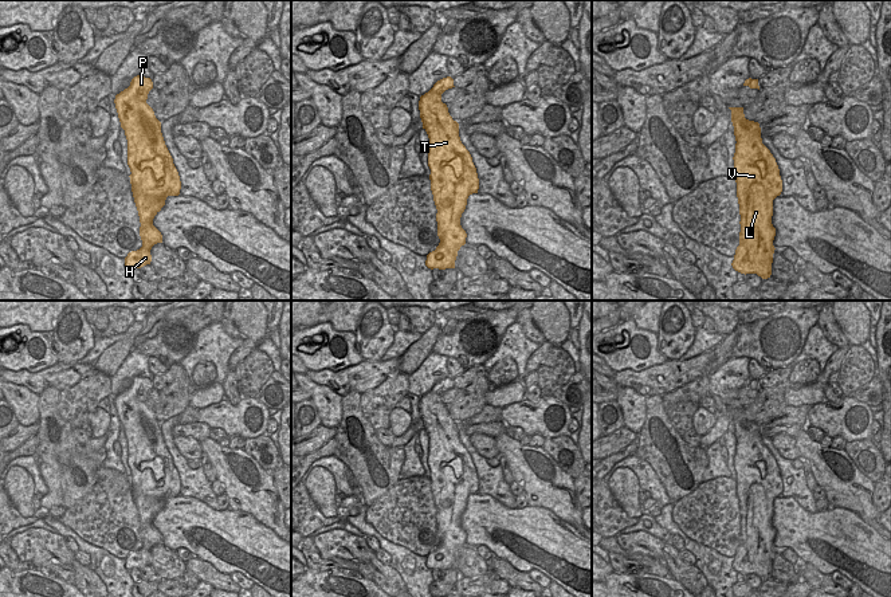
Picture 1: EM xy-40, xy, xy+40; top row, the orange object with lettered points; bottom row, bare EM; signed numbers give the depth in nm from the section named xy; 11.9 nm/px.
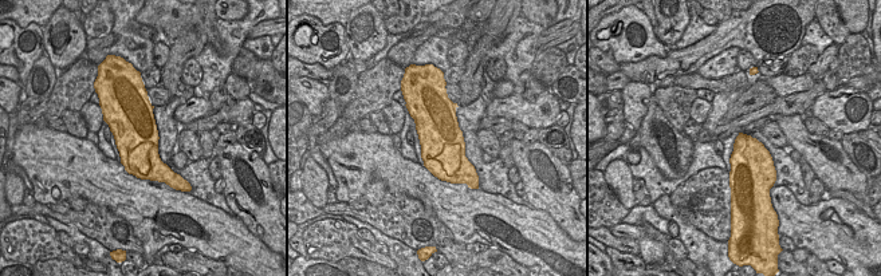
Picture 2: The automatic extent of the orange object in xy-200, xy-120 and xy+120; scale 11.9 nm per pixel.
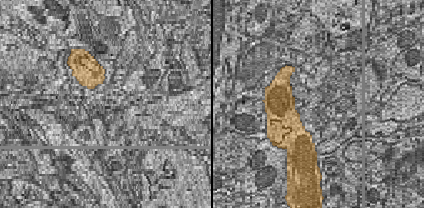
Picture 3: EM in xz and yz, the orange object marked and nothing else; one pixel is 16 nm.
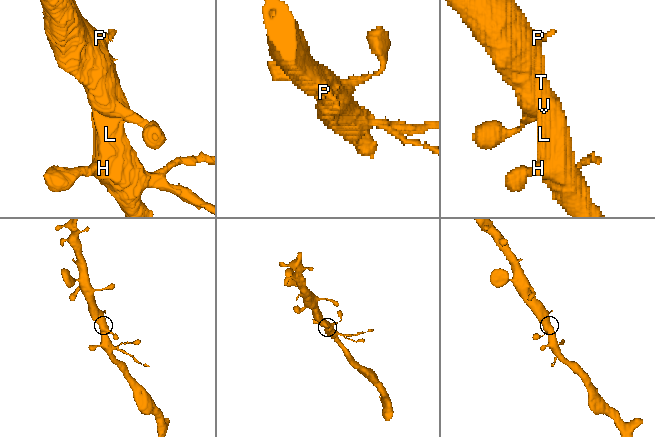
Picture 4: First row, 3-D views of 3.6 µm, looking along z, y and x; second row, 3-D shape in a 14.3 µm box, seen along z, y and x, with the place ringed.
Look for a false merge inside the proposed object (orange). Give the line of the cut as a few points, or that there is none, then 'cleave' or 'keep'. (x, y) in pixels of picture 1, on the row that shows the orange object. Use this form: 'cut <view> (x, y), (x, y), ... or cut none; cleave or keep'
cut none; keep

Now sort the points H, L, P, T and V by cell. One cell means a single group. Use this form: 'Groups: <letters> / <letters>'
Groups: H L P T V

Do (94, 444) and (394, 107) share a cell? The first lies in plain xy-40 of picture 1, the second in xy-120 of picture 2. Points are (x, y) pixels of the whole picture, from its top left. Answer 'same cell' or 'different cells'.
different cells

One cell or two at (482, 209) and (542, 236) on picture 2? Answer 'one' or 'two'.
one

